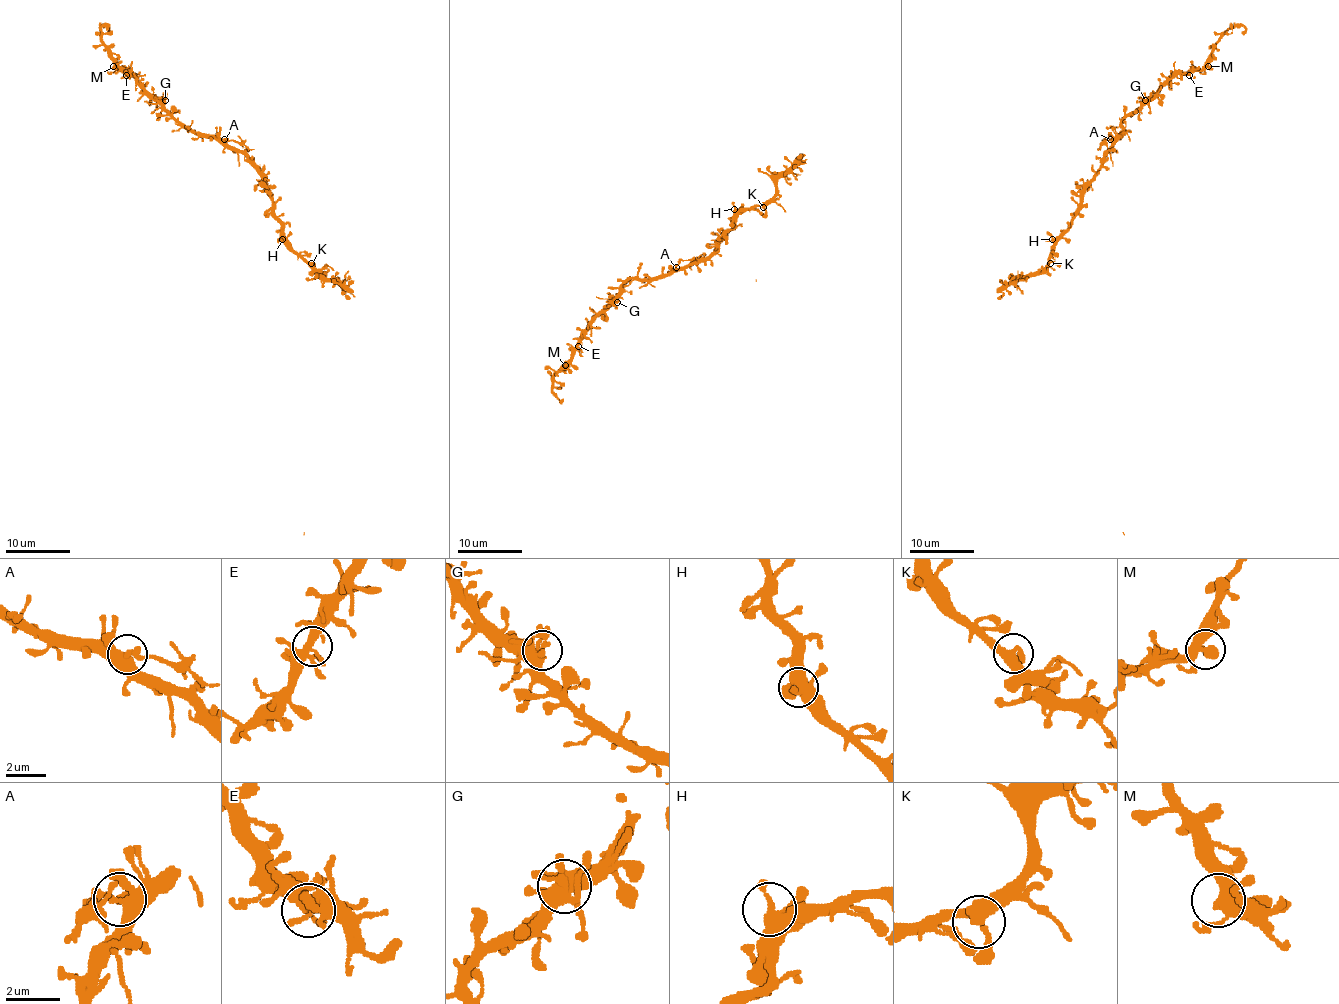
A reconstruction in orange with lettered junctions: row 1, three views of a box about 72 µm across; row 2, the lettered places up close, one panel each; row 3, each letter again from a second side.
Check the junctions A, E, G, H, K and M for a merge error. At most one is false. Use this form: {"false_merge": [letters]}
{"false_merge": ["A"]}

